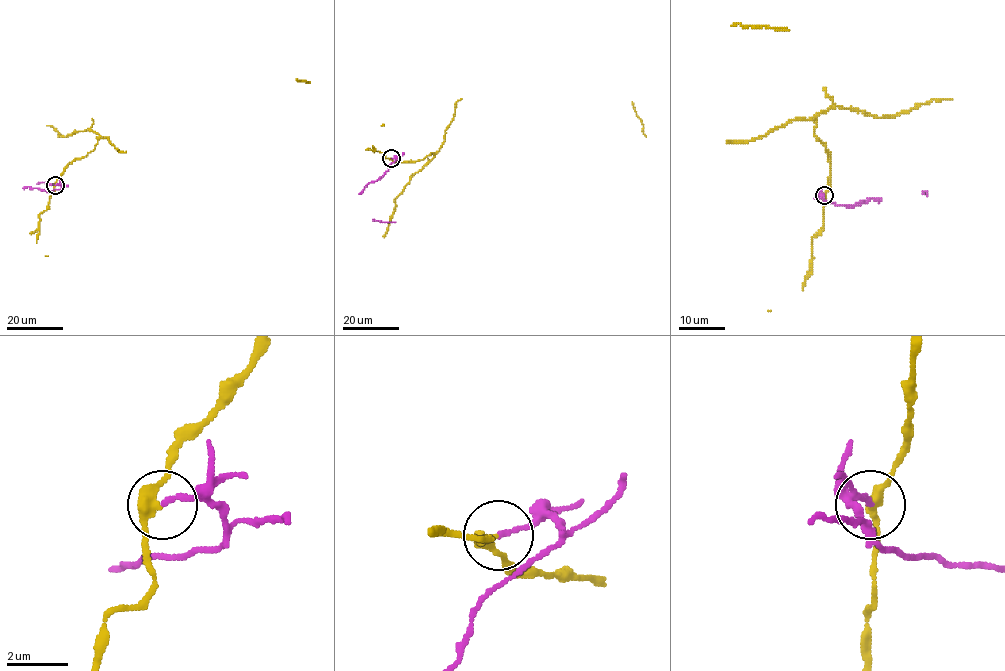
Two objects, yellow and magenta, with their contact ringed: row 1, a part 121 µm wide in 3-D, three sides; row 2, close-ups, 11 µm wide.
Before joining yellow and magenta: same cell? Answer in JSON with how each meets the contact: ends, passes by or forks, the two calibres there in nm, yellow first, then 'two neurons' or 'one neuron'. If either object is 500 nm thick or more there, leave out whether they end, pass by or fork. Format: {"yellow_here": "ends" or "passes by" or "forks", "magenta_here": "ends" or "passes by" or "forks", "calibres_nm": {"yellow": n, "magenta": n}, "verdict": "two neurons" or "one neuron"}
{"yellow_here": "passes by", "magenta_here": "ends", "calibres_nm": {"yellow": 320, "magenta": 170}, "verdict": "two neurons"}

